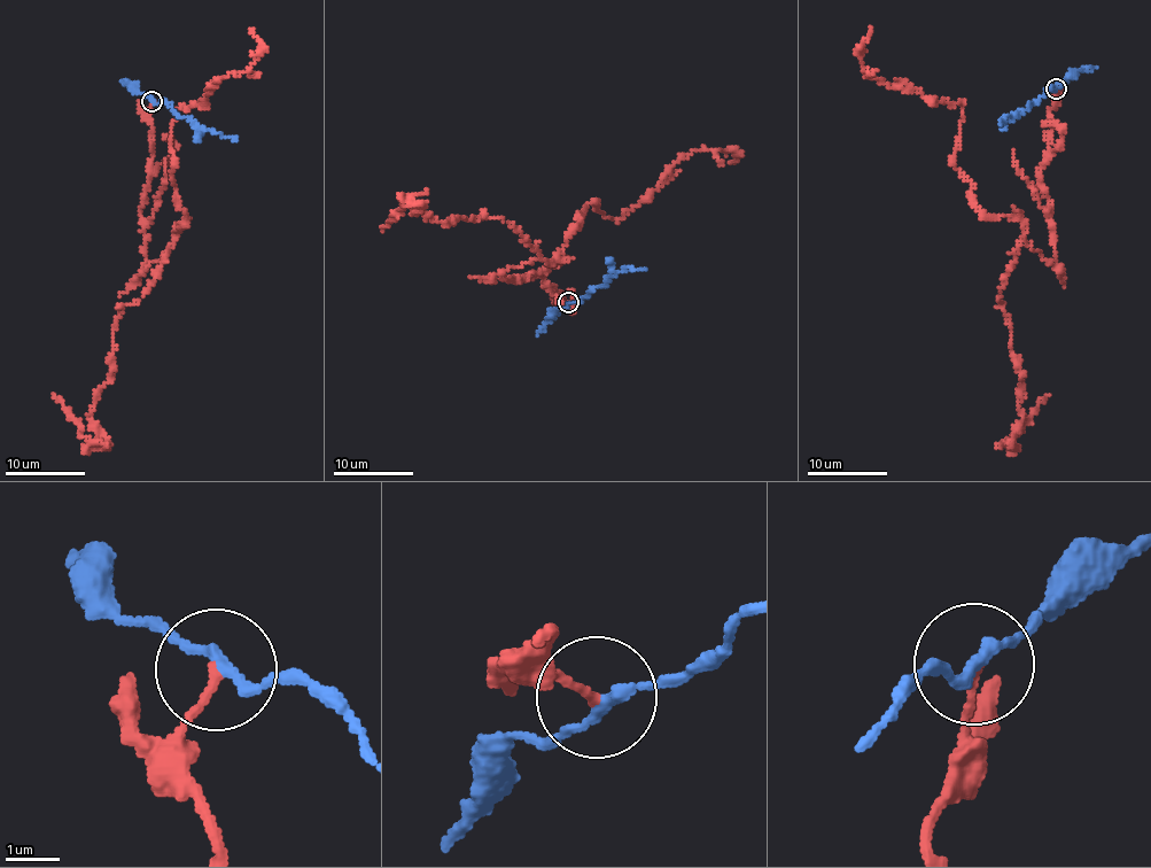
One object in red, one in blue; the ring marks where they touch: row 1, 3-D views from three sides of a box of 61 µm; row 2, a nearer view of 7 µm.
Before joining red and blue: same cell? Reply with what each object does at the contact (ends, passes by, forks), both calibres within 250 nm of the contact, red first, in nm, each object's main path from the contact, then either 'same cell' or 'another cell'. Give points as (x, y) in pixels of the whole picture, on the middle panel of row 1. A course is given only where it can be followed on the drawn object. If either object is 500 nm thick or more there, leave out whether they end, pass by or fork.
red ends there; blue passes by; 160 nm thick on the red side, 200 nm on the other; red runs (567, 302), (542, 276), (502, 278), (550, 262), (593, 202), (621, 219), (682, 157), (732, 149), (731, 163); blue runs (567, 302), (580, 301), (627, 269), (634, 271), (645, 268); another cell

